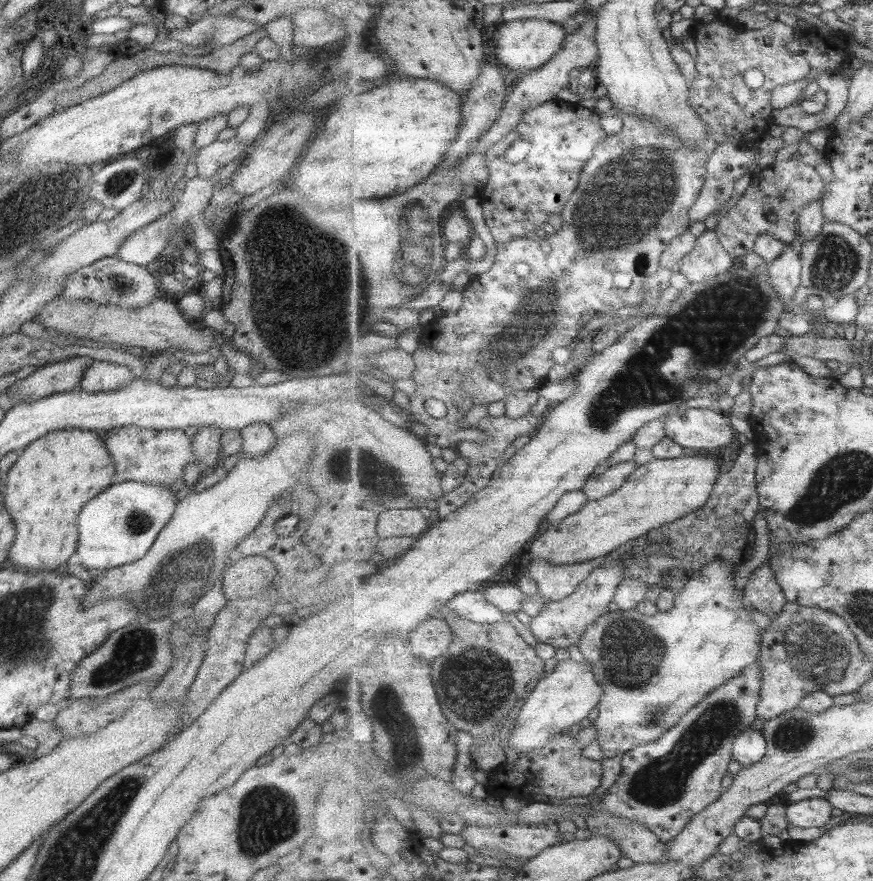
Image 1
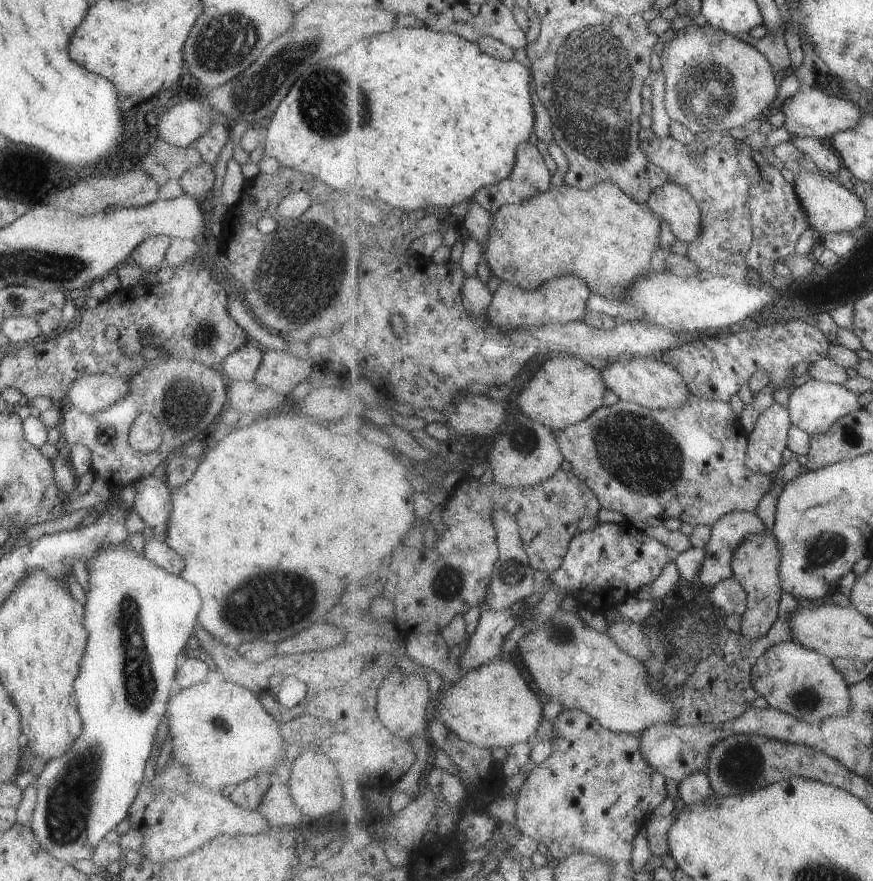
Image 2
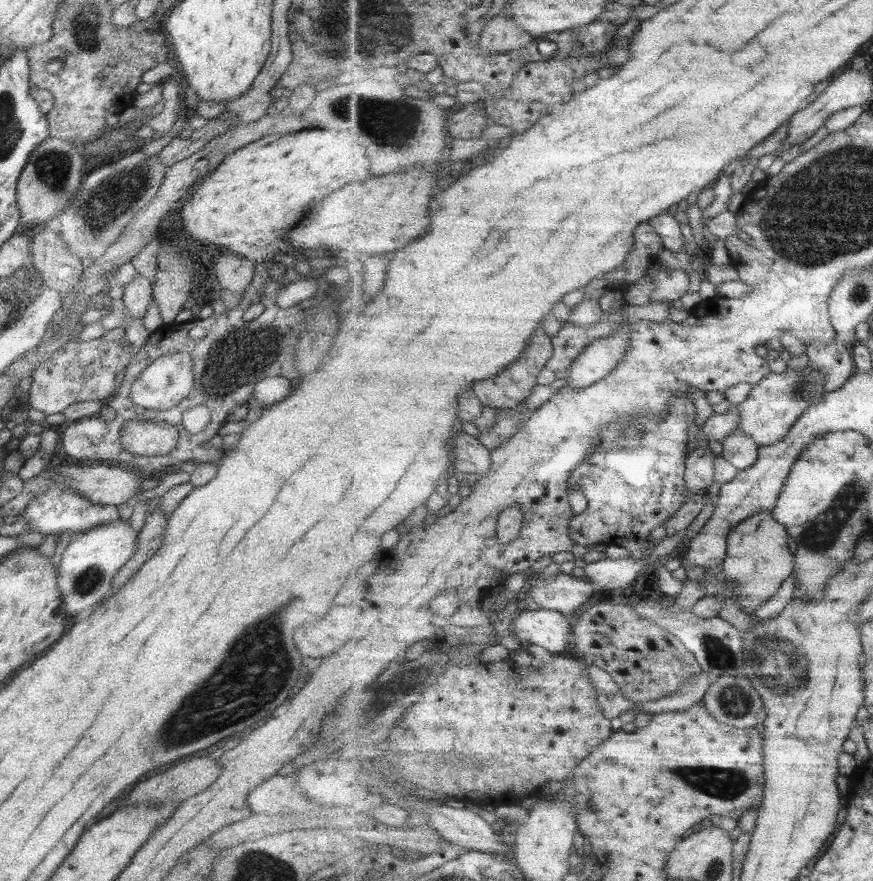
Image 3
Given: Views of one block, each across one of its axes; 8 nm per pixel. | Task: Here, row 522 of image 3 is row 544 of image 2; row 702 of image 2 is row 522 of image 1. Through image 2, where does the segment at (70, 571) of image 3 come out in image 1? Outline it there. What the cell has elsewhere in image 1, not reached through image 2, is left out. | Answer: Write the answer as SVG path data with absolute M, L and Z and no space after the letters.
M134 481L110 485L79 512L79 539L75 555L82 566L94 573L136 562L148 554L148 549L175 510L176 494L172 493L170 486Z

